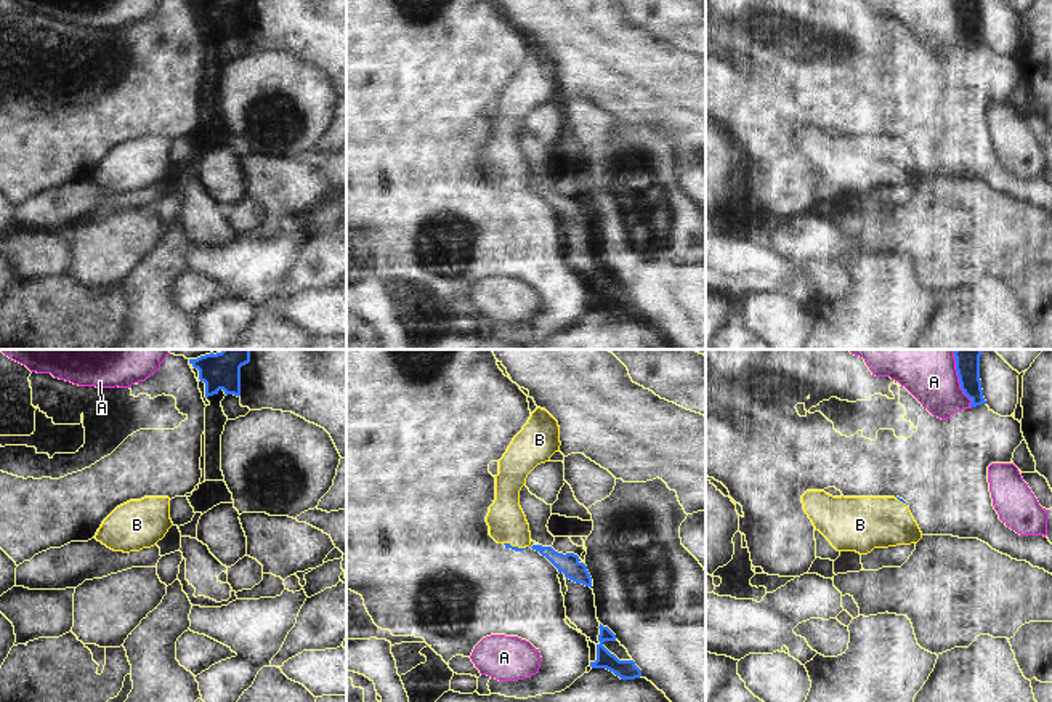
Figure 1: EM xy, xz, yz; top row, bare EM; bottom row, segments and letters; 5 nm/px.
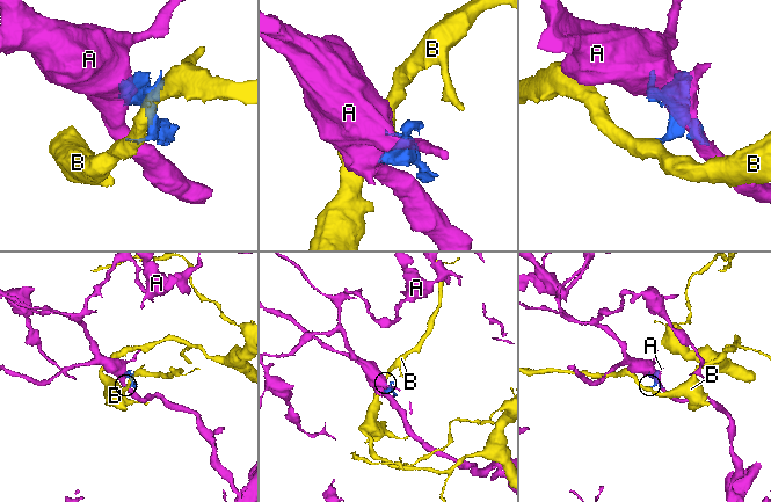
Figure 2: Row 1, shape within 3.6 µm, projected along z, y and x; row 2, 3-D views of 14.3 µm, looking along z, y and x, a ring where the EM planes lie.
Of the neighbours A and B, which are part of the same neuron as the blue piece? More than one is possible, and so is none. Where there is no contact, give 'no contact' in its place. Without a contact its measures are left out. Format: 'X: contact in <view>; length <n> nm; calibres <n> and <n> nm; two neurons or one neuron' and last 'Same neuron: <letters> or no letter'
A: contact in yz; length 260 nm; calibres 110 and 240 nm; two neurons
B: contact in xz; length 110 nm; calibres 30 and 190 nm; one neuron
Same neuron: B

